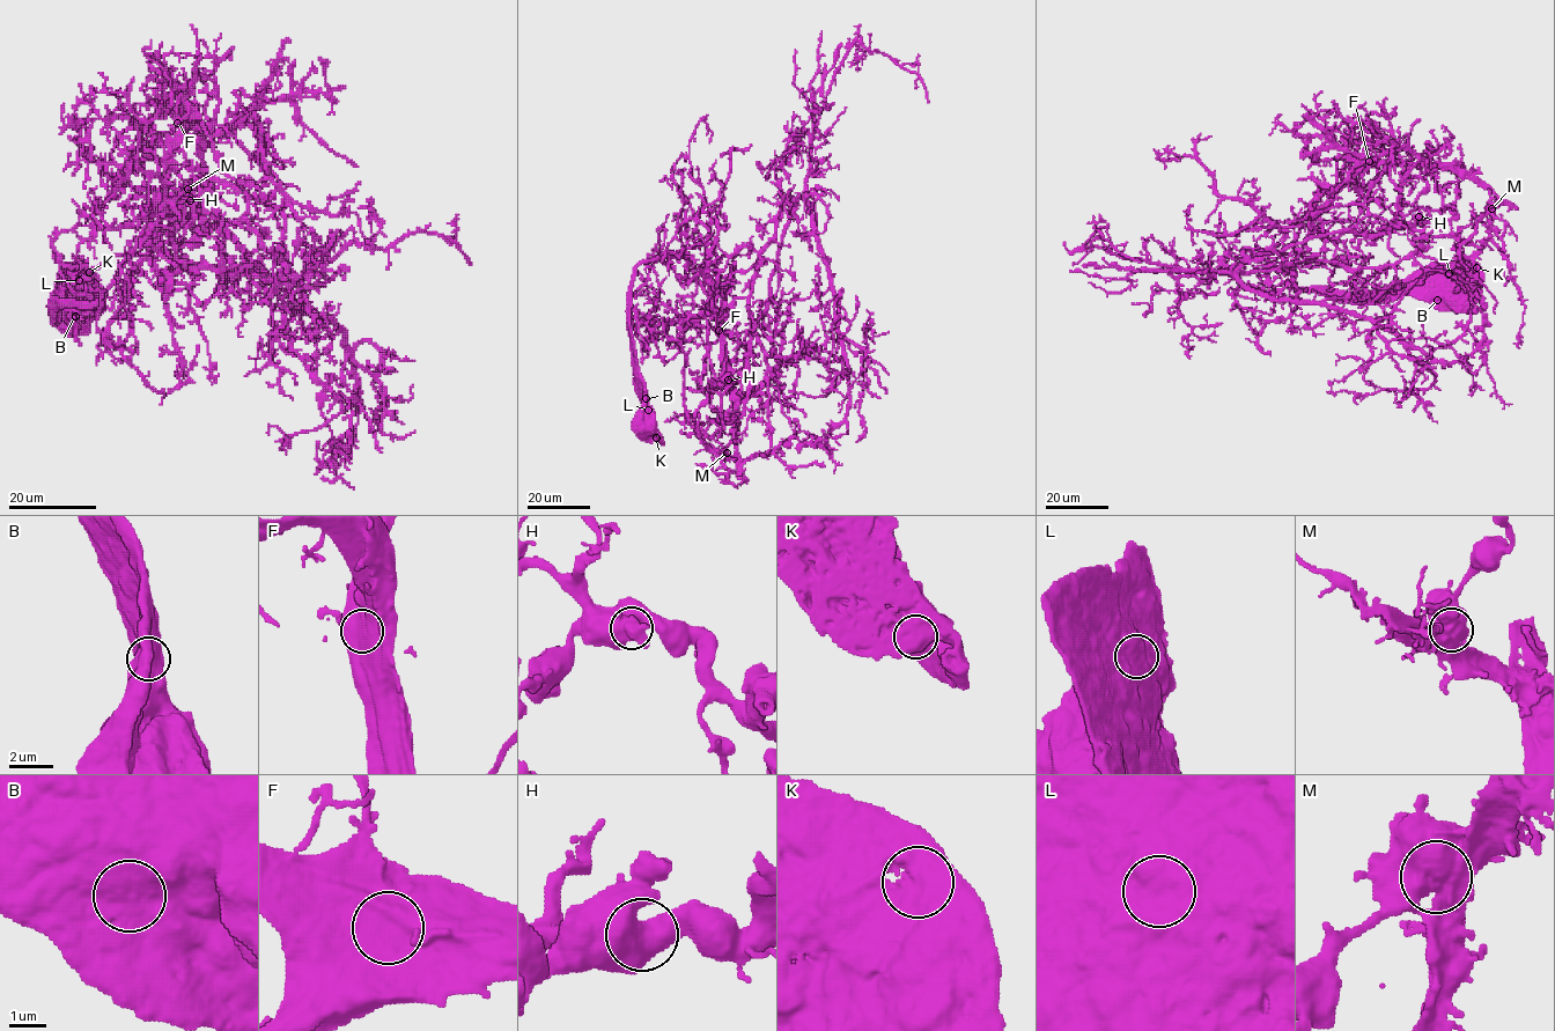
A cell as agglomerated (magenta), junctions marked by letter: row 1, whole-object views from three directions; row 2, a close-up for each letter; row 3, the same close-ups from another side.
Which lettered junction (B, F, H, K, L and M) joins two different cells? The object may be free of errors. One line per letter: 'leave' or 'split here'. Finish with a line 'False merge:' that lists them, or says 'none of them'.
B: leave
F: leave
H: leave
K: leave
L: leave
M: split here
False merge: M

